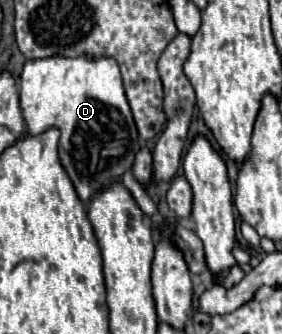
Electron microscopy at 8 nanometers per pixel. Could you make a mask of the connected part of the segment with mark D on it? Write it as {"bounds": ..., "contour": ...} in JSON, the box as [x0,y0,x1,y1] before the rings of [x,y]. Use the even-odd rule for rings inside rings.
{"bounds":[20,56,140,202],"contour":[[[48,56],[42,60],[28,60],[20,74],[20,106],[24,112],[24,120],[28,124],[28,134],[40,134],[52,126],[56,126],[62,132],[58,146],[60,160],[68,176],[72,178],[78,196],[84,202],[88,202],[90,196],[100,192],[104,186],[112,184],[114,180],[120,180],[122,174],[132,168],[134,156],[140,150],[140,138],[124,94],[122,76],[114,58],[100,56],[96,60],[90,60],[88,56]]]}

